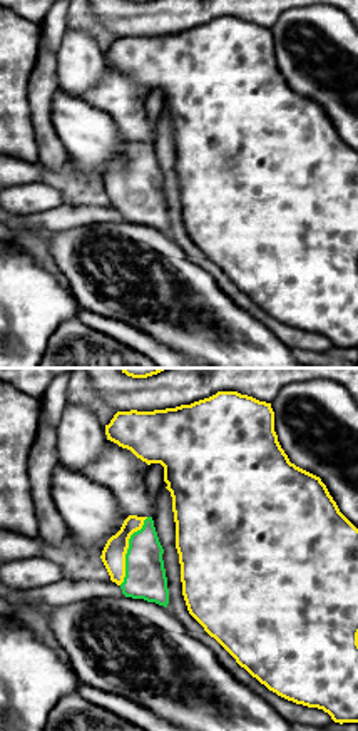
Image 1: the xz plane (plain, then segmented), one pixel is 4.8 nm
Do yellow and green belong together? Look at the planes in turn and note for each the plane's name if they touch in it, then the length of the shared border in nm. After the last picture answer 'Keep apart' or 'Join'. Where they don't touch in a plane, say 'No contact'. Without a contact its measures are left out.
Touches yellow in xz. Shared border 360 nm

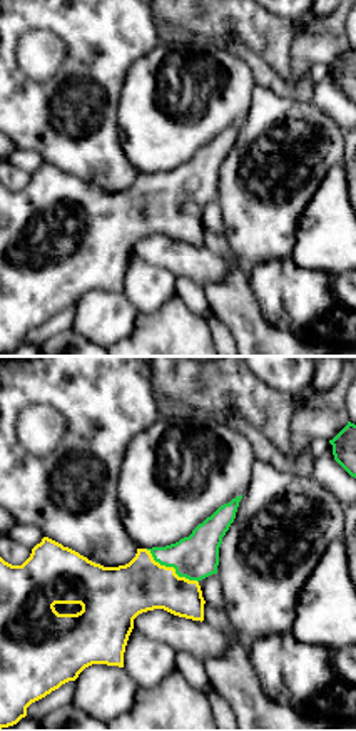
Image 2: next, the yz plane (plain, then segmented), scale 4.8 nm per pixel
Touches yellow in yz. Shared border 300 nm

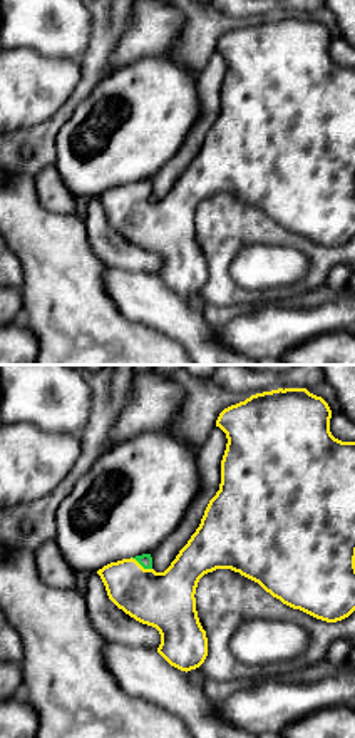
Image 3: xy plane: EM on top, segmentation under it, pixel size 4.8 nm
Touches yellow in xy. Shared border 120 nm

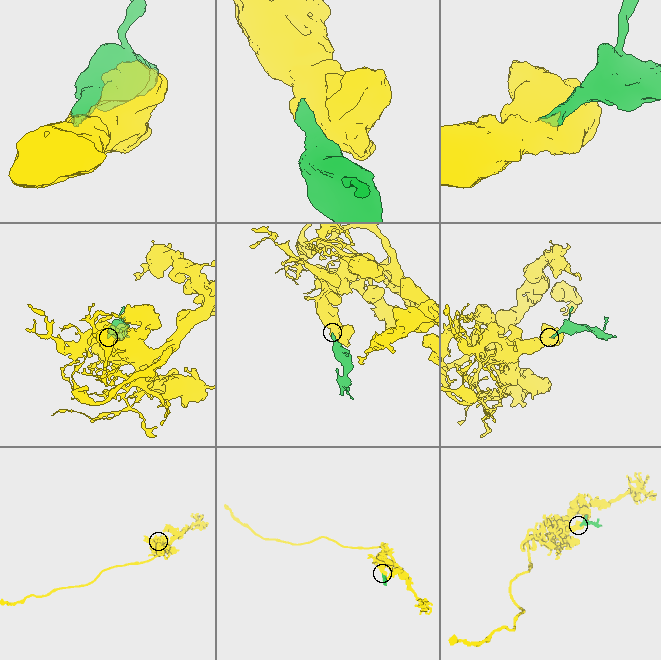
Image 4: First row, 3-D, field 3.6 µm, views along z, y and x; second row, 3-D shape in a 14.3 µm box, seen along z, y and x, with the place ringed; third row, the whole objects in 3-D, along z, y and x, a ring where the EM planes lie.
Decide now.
Join

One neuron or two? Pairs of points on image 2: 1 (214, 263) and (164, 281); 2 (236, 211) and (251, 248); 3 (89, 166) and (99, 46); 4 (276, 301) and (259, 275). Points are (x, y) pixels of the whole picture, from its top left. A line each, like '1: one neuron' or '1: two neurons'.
1: two neurons
2: one neuron
3: one neuron
4: one neuron

